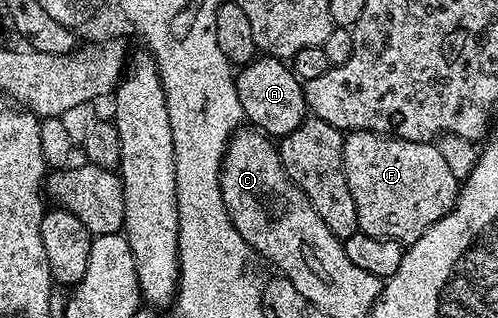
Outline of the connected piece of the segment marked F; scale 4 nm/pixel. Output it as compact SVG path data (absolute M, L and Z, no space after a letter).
M348 132L344 135L343 169L349 182L349 194L353 194L357 206L359 231L373 238L399 240L404 246L421 238L429 226L451 213L461 187L460 180L453 178L445 158L441 158L441 150L434 143L398 140L396 136L380 136L378 132Z

